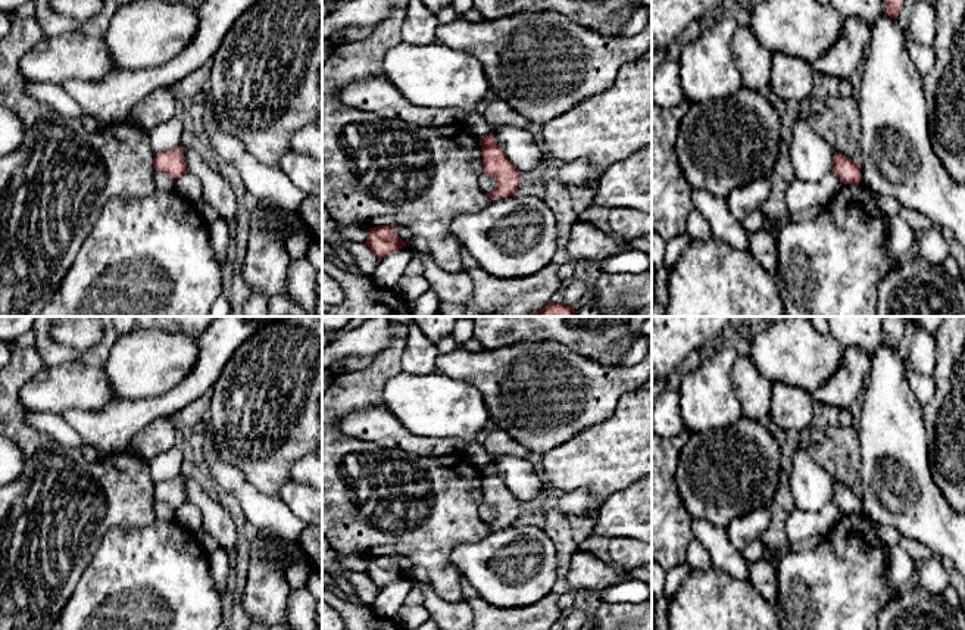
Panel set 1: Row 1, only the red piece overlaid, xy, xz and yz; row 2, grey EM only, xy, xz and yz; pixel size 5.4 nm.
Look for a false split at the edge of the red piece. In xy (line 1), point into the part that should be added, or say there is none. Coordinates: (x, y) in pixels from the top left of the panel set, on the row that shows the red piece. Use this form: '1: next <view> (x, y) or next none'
1: next none

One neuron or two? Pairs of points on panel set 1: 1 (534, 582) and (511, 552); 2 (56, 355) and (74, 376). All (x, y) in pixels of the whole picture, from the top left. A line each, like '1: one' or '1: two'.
1: one
2: two

